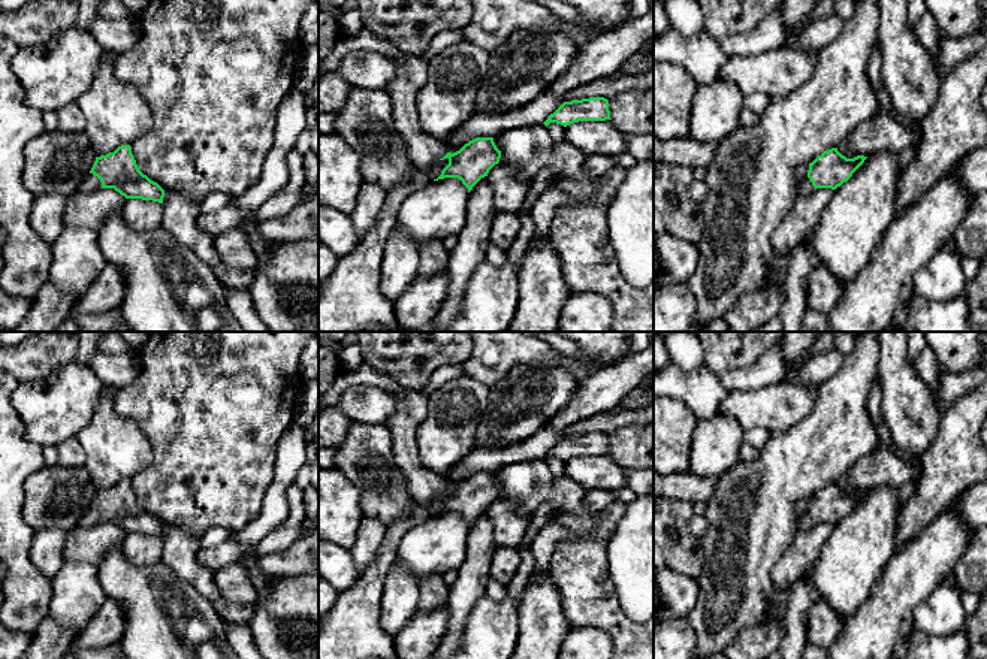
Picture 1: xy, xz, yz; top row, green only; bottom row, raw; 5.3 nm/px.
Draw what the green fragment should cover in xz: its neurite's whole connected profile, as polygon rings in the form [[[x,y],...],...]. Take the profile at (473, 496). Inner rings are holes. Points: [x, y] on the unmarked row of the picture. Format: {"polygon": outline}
{"polygon": [[[401,390],[392,396],[395,412],[384,424],[392,433],[393,457],[410,495],[416,502],[429,504],[438,495],[447,493],[449,499],[434,516],[458,513],[470,527],[499,498],[501,486],[494,472],[476,472],[452,489],[446,477],[426,468],[419,456],[417,429],[428,414],[428,397],[414,390]]]}

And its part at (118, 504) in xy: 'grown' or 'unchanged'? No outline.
grown

